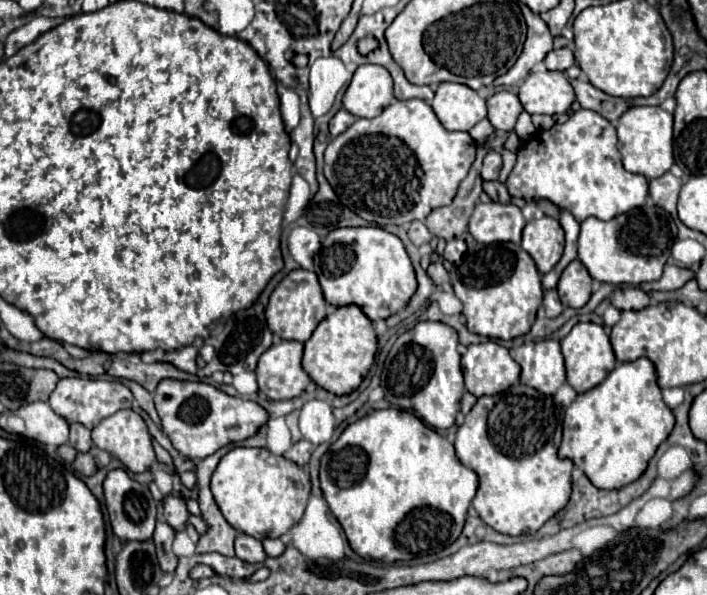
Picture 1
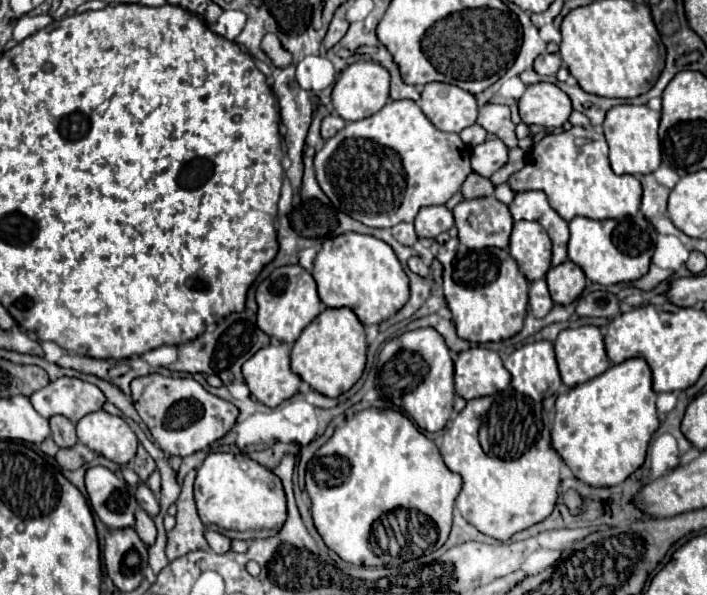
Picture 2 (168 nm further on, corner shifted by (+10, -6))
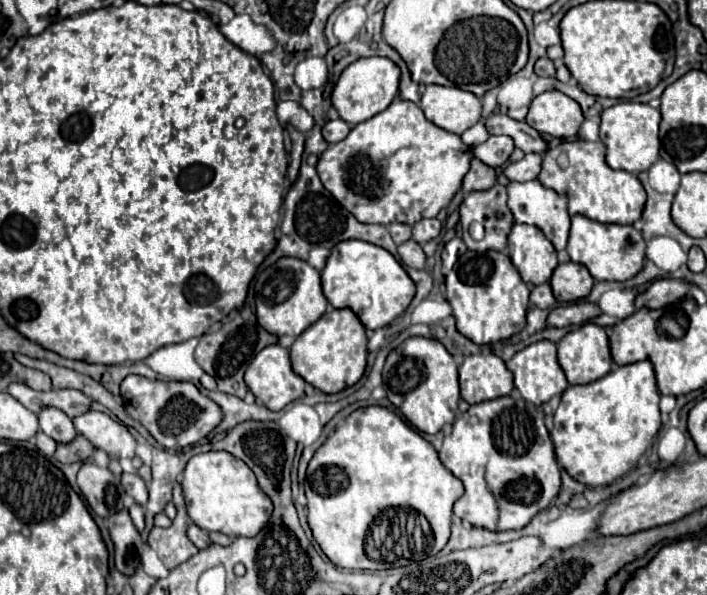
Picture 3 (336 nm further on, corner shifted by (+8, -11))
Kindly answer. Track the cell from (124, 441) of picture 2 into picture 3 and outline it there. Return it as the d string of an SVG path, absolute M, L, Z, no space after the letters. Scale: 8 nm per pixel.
M89 411L87 415L75 417L73 423L77 433L87 437L93 447L103 449L109 457L115 457L115 459L135 457L137 443L121 421L115 421L109 415L99 411Z

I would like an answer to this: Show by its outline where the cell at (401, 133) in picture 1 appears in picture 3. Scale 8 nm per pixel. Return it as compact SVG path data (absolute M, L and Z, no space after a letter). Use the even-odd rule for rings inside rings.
M395 99L387 111L355 125L343 141L329 145L319 157L317 173L323 187L359 223L413 225L423 217L437 217L451 203L461 189L471 159L471 149L459 135L427 121L415 103ZM383 159L387 159L385 171L381 167Z

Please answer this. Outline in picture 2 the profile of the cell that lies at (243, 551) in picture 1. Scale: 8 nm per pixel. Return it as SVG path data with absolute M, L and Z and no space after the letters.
M205 530L205 540L207 540L207 544L211 546L211 550L217 552L217 554L223 554L223 552L229 550L229 538L225 538L225 536L219 534L219 532Z

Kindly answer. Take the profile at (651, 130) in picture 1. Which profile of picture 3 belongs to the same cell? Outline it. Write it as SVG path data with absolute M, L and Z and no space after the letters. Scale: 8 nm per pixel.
M617 103L601 113L601 141L607 147L607 165L629 173L643 173L659 159L661 113L645 103Z

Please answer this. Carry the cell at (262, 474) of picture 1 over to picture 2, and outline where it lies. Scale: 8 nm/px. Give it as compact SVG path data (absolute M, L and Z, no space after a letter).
M209 452L195 476L195 504L201 522L221 532L241 532L255 538L257 534L277 534L285 522L287 506L281 480L265 466L243 454Z

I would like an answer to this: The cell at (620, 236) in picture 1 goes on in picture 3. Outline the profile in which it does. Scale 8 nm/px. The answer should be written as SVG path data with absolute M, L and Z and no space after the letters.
M583 215L571 217L567 253L571 261L585 265L595 281L627 281L635 277L645 265L645 247L647 241L633 225L603 225Z

